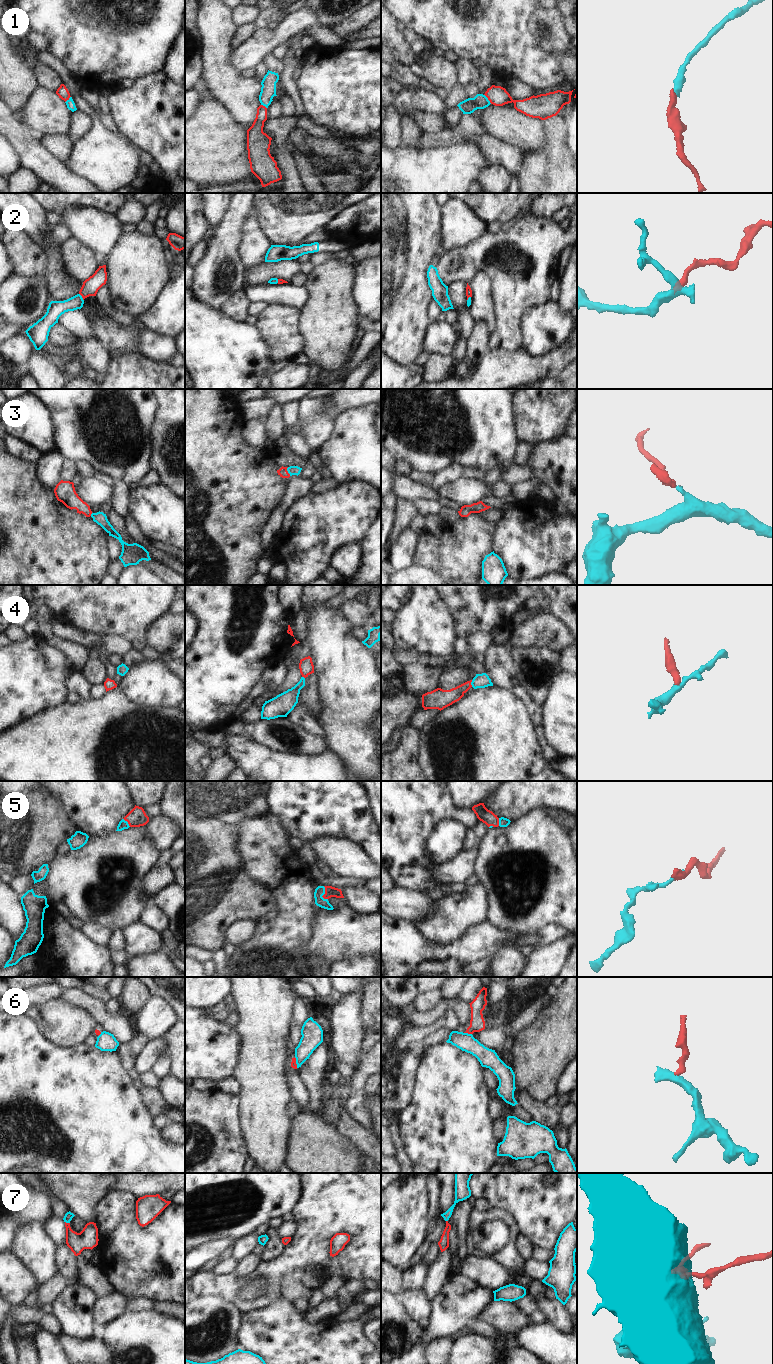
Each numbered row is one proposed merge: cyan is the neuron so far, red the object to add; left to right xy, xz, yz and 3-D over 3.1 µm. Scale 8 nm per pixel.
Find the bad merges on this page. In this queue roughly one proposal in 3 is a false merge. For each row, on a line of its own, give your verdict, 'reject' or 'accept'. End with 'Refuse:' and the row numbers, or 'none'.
1: reject
2: accept
3: accept
4: accept
5: accept
6: reject
7: accept
Refuse: 1, 6

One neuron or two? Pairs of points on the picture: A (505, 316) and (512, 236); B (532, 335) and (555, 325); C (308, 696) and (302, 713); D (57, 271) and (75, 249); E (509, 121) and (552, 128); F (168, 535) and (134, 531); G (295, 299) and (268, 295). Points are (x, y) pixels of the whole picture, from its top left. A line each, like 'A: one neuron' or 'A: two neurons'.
A: one neuron
B: one neuron
C: two neurons
D: two neurons
E: two neurons
F: two neurons
G: one neuron

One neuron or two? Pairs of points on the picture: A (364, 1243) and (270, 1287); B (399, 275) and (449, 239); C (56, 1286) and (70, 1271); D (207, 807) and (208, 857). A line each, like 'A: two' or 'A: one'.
A: one
B: two
C: two
D: two

